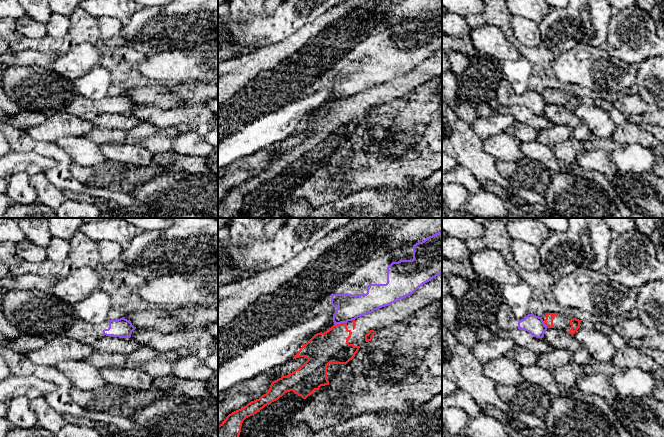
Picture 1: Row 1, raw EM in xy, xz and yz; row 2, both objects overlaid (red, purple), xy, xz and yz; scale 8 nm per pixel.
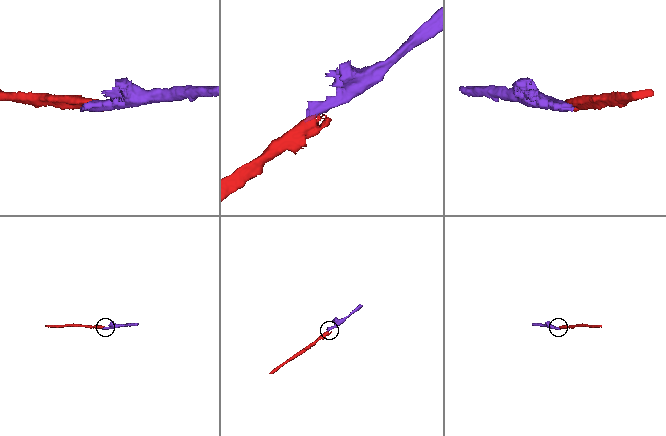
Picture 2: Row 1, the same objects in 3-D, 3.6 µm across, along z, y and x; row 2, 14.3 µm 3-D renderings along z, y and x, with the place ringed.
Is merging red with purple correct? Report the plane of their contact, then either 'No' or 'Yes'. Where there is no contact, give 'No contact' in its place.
Touches red in xz. No

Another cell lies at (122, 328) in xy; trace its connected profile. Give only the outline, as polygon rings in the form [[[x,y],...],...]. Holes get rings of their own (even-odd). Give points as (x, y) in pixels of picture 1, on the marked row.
[[[125,318],[107,320],[100,324],[91,324],[85,321],[76,320],[67,328],[65,336],[77,341],[82,341],[91,336],[130,338],[135,329],[136,327],[132,325],[131,321]]]

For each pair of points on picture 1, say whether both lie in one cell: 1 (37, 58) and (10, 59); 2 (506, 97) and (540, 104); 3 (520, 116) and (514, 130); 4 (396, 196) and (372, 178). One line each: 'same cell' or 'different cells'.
1: same cell
2: same cell
3: different cells
4: different cells

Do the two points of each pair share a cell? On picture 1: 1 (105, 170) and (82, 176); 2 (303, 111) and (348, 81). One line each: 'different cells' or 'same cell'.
1: same cell
2: different cells

